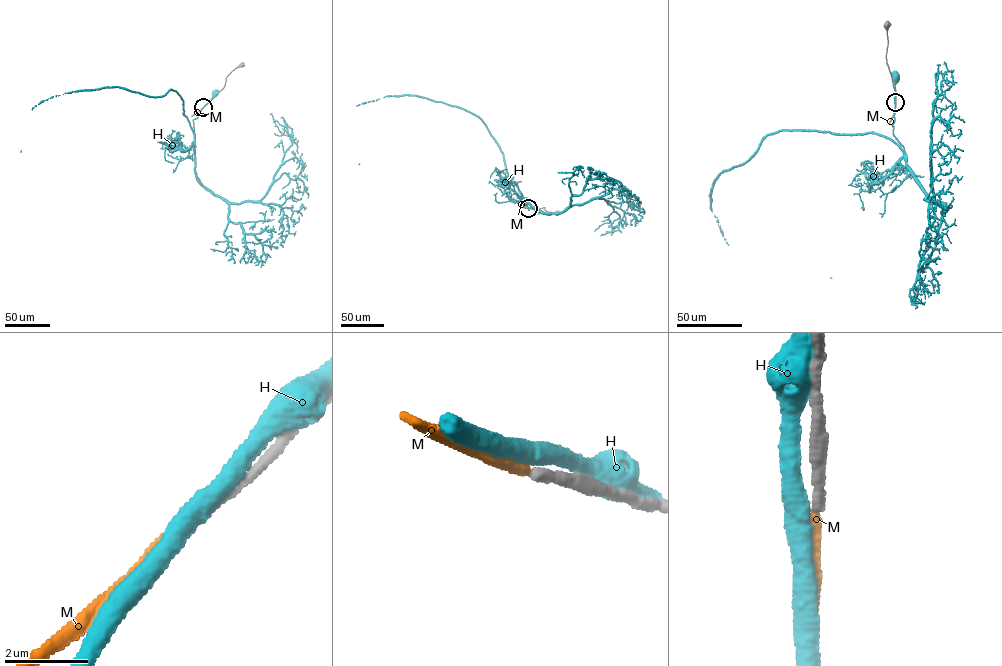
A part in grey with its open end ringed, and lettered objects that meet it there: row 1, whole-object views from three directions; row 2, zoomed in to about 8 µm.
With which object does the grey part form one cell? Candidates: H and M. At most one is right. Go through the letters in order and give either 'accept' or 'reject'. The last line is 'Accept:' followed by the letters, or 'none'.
H: reject
M: accept
Accept: M

